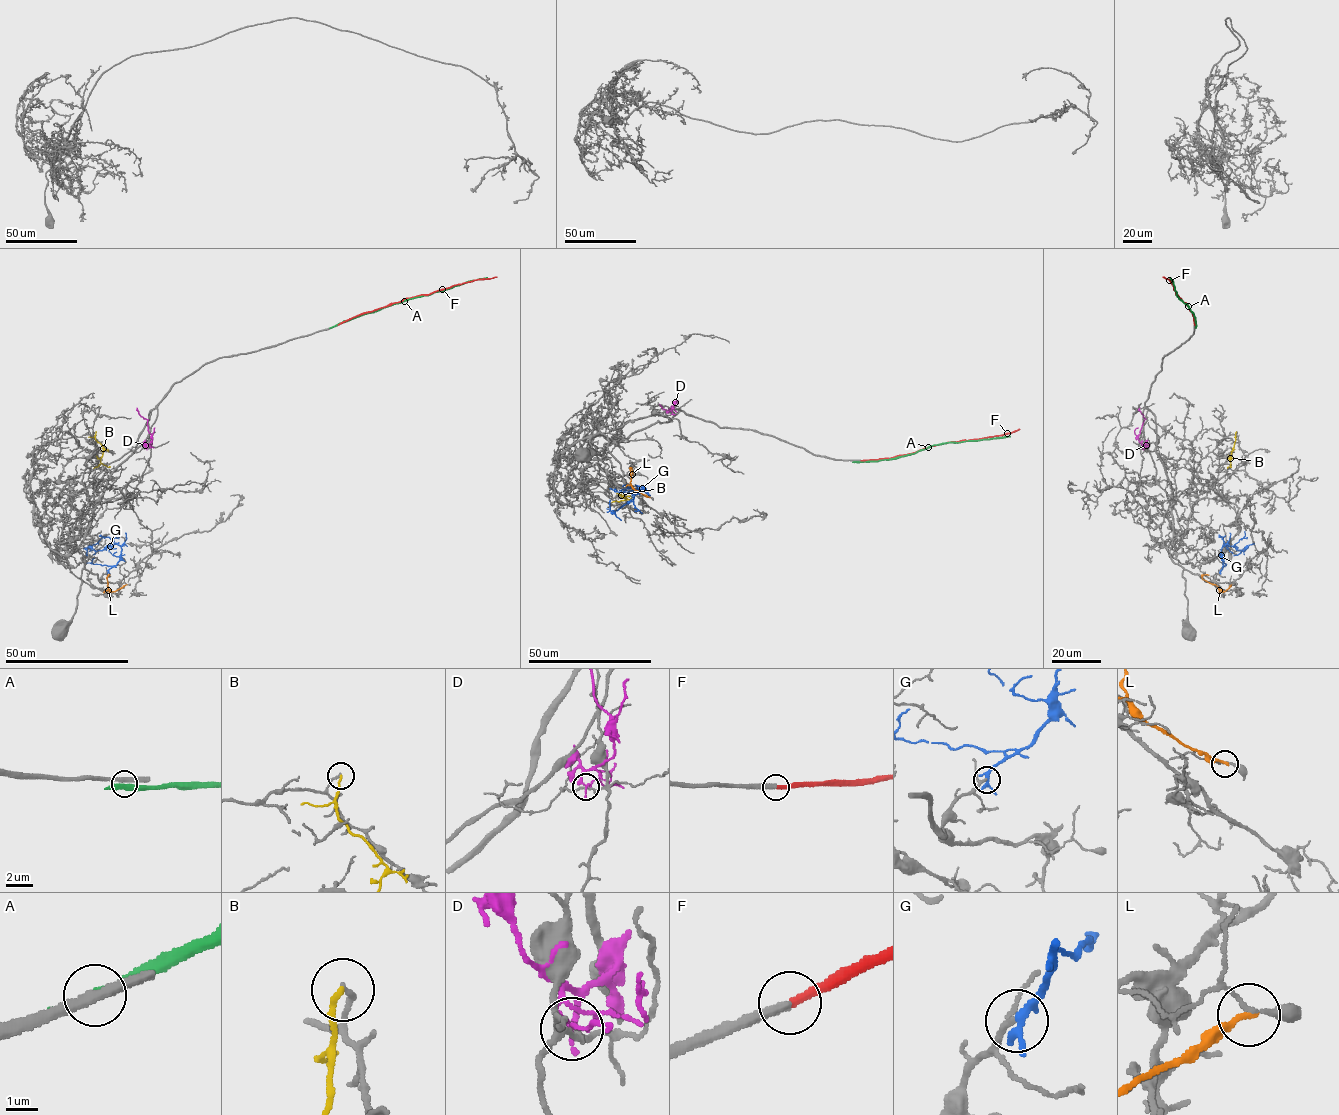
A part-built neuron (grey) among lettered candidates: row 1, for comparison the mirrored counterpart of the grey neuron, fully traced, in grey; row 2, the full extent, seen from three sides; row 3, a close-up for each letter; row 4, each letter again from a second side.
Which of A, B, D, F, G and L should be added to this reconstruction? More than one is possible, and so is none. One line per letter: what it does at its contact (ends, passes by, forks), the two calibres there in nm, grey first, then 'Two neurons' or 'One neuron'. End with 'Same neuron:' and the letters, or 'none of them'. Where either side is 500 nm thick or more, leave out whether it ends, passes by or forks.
A: It passes by. Thickness 320 nm (grey) against 340 nm. Two neurons
B: It ends there. Thickness 150 nm (grey) against 160 nm. Two neurons
D: It ends there. Thickness 150 nm (grey) against 220 nm. Two neurons
F: It ends there. Thickness 320 nm (grey) against 280 nm. One neuron
G: It passes by. Thickness 160 nm (grey) against 260 nm. One neuron
L: It ends there. Thickness 150 nm (grey) against 190 nm. Two neurons
Same neuron: F, G

